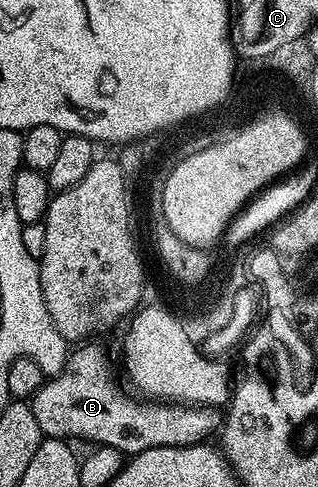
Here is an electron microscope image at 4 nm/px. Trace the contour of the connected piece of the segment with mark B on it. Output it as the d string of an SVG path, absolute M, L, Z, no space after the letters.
M83 343L76 346L69 354L67 363L61 374L50 378L48 381L42 382L40 388L33 393L29 399L29 404L32 407L32 414L35 415L35 421L39 424L39 429L42 436L59 438L61 440L74 439L77 437L79 439L85 439L91 441L93 445L98 446L109 446L113 450L117 450L122 455L130 457L135 454L141 454L143 451L154 450L155 447L173 447L173 446L191 446L202 444L213 431L214 433L220 428L222 424L223 417L216 408L212 406L188 406L186 404L176 404L176 403L160 403L157 401L146 401L143 399L137 399L135 401L131 396L123 393L117 386L115 386L115 369L113 363L108 355L108 353L101 347L93 345L97 343Z

